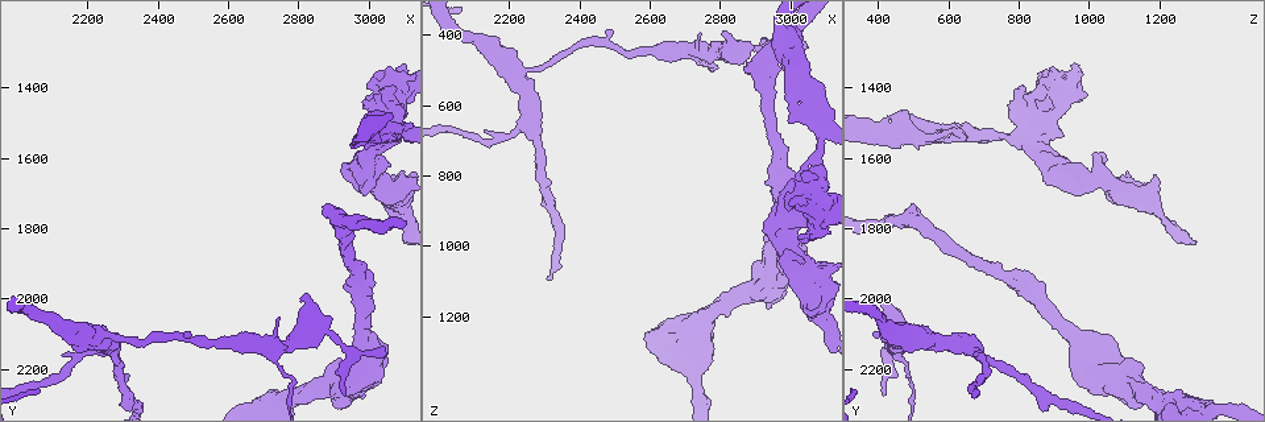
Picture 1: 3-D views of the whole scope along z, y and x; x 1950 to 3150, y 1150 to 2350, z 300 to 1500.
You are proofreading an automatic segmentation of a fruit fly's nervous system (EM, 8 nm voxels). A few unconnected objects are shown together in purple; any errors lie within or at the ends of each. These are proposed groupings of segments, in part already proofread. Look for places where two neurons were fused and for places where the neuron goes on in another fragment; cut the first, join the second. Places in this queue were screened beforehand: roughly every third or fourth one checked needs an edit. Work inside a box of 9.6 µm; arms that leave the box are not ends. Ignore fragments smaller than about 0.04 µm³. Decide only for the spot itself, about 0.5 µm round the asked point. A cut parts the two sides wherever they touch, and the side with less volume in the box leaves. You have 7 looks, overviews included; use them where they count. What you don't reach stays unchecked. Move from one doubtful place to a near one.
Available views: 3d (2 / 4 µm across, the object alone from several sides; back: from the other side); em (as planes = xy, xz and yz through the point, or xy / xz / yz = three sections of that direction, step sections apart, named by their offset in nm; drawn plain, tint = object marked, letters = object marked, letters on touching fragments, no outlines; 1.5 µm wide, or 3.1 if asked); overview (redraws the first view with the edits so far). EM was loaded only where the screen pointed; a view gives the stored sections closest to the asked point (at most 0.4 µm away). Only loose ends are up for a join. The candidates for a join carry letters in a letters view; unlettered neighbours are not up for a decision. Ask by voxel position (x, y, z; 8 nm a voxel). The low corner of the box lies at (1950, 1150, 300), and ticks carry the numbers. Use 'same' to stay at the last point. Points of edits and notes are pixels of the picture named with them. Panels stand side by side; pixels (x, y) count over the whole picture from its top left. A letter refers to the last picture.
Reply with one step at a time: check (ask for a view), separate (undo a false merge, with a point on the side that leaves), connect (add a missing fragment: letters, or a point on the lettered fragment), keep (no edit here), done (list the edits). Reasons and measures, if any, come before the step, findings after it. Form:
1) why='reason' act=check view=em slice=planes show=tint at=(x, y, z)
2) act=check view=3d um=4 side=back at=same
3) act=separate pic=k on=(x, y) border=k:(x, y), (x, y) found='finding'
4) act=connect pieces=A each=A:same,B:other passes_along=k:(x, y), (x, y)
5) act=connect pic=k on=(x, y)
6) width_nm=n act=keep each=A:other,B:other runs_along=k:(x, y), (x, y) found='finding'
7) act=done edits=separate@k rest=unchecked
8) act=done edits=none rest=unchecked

why='an open end' act=check view=3d um=4 side=back at=(2890, 1730, 500)

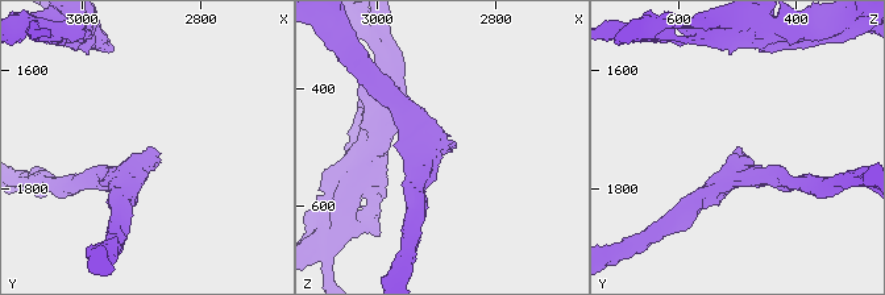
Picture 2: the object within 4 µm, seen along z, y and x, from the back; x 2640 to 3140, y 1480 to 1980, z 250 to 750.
arm_widths_nm=280,300 why='now the EM' act=check view=em slice=planes show=letters at=(2885, 1725, 505)

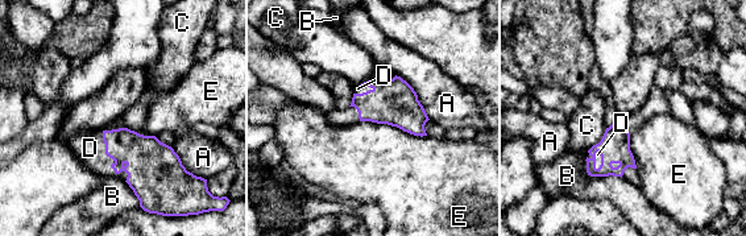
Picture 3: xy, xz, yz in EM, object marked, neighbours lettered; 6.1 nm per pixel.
act=connect pieces=D each=A:other,B:other,C:other,D:same,E:other passes_along=3:(153, 168), (114, 160), (90, 148) found='it goes on there'

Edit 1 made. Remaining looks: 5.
why='abrupt turn' act=check view=em slice=planes show=tint at=(3100, 1520, 670)

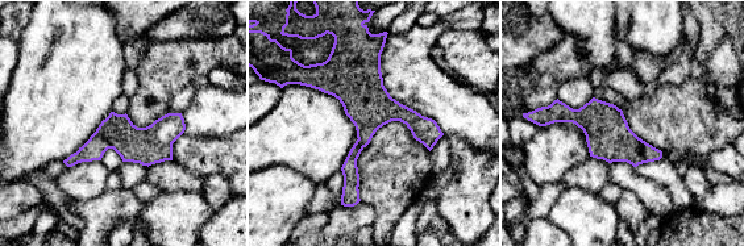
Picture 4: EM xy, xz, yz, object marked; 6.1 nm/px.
why='see the neighbours' act=check view=em slice=planes show=letters at=same

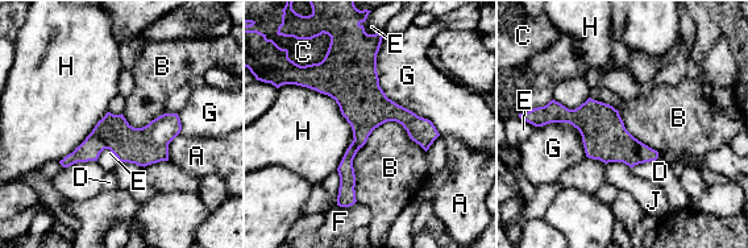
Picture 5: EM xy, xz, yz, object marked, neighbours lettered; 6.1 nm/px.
width_nm=220 longest_contact=G:700nm act=separate pic=5 on=(136, 145) each=A:other,B:other,C:other,D:other,E:other,F:other,G:other,H:other,J:other found='a second neuron is stuck on'

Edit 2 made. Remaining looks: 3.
why='side arm on a straight run' act=check view=3d um=4 at=(2240, 2110, 500)

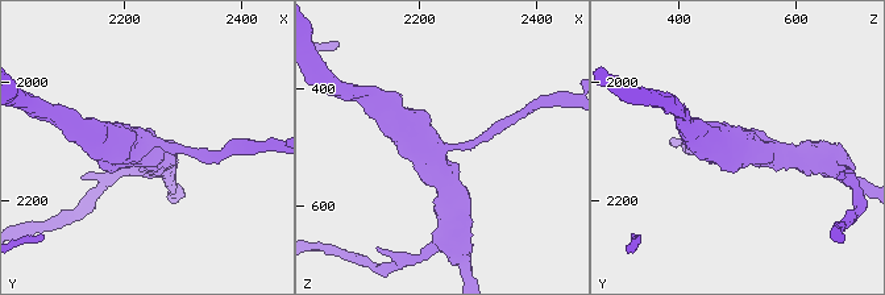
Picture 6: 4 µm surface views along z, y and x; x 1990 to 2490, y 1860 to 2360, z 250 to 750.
arms=3 why='need the tissue' act=check view=em um=3.1 slice=planes show=tint at=(2235, 2105, 500)

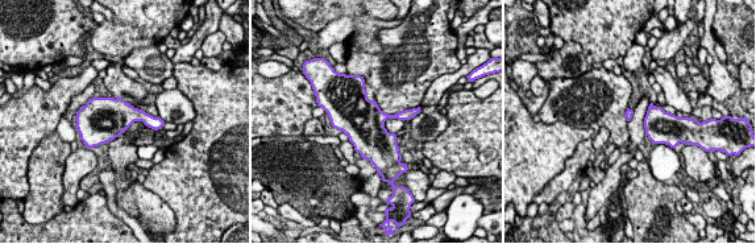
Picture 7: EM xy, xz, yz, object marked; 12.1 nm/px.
act=check view=em um=3.1 slice=planes show=letters at=same

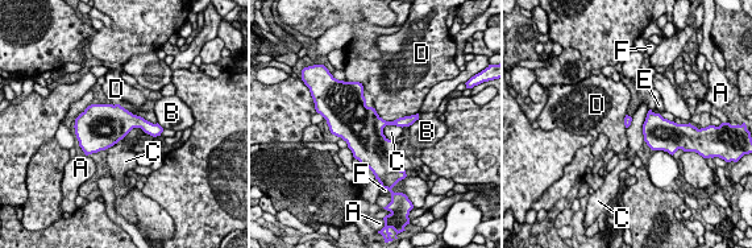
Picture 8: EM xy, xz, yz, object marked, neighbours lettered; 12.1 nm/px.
width_nm=100 act=keep each=A:other,B:other,C:other,D:other,E:other,F:other border=8:(374, 108), (386, 120), (418, 112) found='all the same neuron'

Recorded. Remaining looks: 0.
act=done edits=connect@3,separate@5 rest=unchecked

